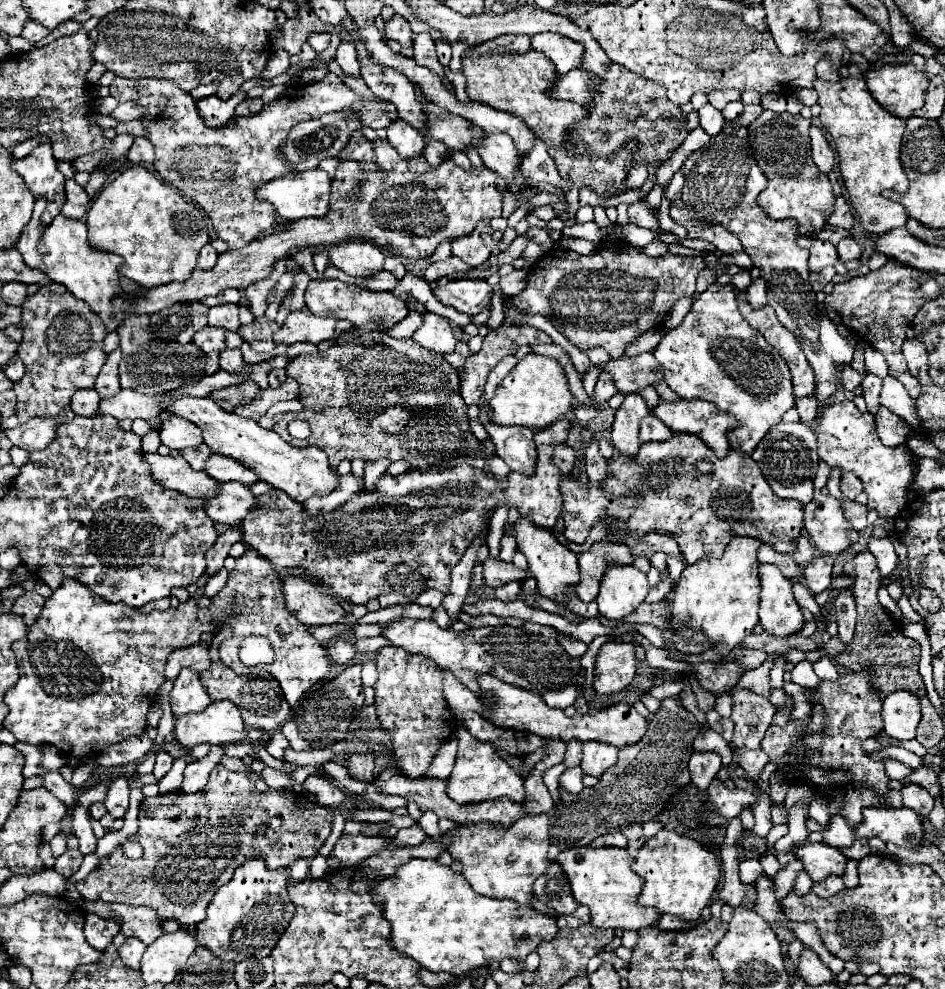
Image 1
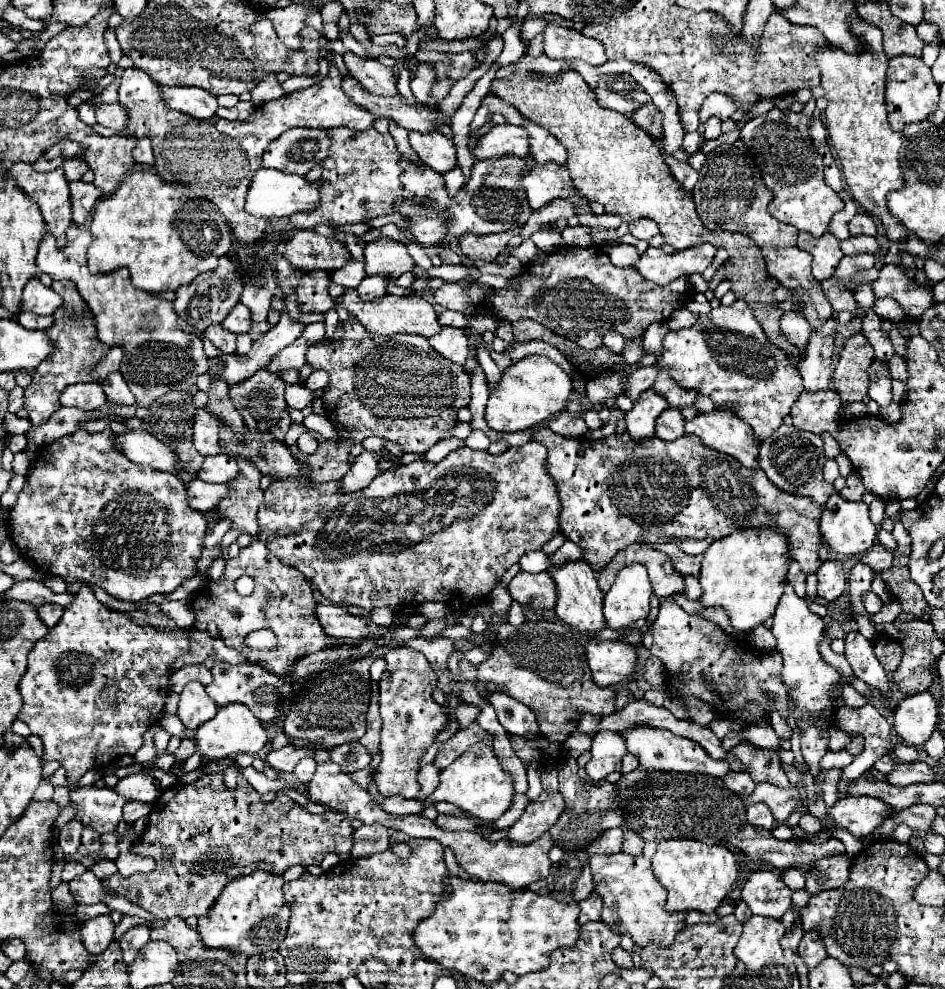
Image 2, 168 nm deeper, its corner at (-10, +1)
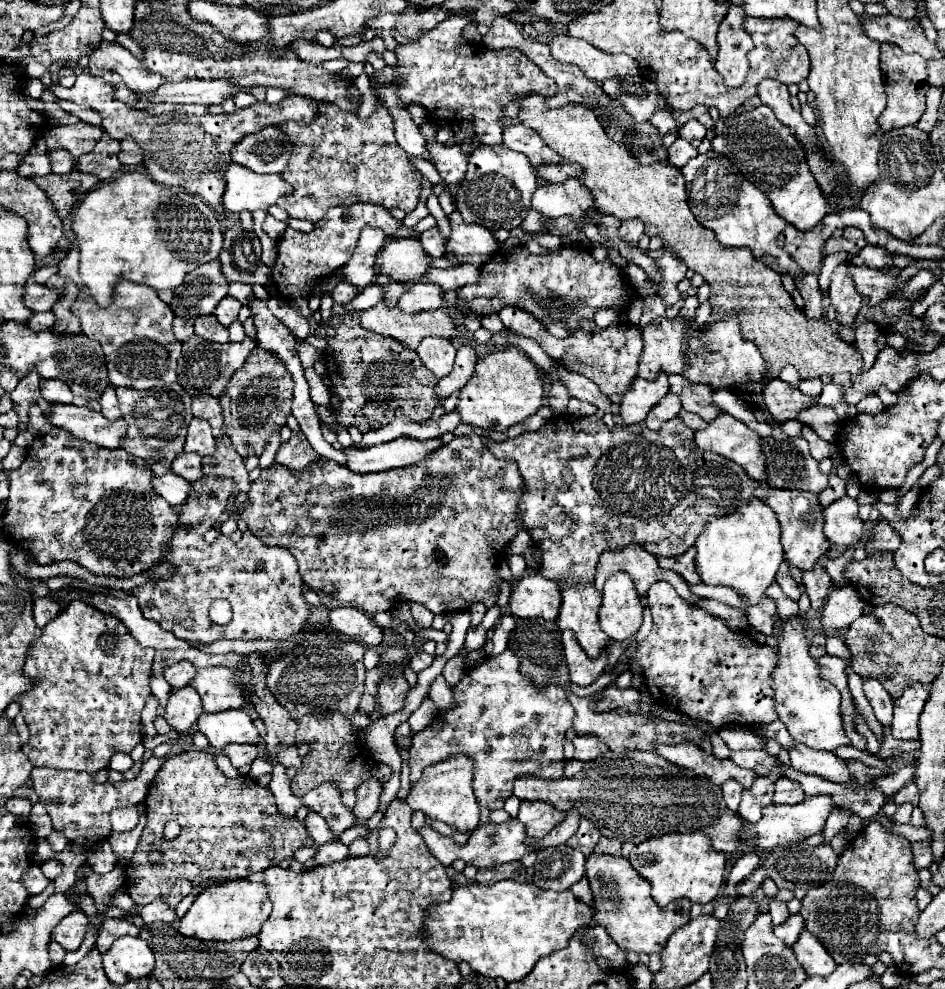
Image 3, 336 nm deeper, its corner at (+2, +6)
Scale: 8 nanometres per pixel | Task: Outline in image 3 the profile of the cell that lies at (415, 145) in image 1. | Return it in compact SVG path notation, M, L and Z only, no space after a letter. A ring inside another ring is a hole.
M434 140L434 142L428 142L428 150L430 150L432 164L436 164L446 184L456 184L464 180L468 154L464 154L460 146L444 146Z

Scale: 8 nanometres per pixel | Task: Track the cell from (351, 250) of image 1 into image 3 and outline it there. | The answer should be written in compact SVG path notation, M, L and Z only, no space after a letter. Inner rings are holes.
M418 238L392 240L378 260L376 272L386 274L400 284L414 284L422 280L430 268L428 254L424 252Z

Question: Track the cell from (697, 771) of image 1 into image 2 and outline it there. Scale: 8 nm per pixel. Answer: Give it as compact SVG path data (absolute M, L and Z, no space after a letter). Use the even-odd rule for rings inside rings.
M728 773L728 777L724 777L722 781L736 795L750 795L752 789L756 787L756 783L746 773Z

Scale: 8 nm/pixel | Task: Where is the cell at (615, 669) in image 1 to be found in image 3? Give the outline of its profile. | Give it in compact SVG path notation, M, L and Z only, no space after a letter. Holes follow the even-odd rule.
M564 630L562 632L562 644L564 644L570 682L574 682L578 686L592 684L602 674L602 670L606 666L606 652L600 654L600 658L590 660L586 656L586 652L580 648L580 644L578 644L578 640L576 640L572 630Z

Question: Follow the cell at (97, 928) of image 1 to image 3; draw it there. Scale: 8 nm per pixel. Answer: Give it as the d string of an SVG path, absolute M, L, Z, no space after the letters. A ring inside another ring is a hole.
M74 910L66 918L62 918L60 924L52 930L52 940L58 942L66 952L74 952L82 944L86 926L88 926L86 914L82 910Z

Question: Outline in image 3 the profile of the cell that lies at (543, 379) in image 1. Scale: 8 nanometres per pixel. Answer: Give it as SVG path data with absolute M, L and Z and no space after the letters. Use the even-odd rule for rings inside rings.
M506 346L496 352L478 358L474 366L474 376L460 390L456 412L464 424L486 428L492 432L506 432L514 424L524 422L532 416L544 402L544 382L530 358L516 346Z

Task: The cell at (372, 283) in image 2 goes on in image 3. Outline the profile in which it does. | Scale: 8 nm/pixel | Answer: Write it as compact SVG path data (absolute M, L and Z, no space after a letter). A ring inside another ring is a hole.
M342 280L336 288L334 288L334 292L332 292L332 300L334 300L334 304L340 304L340 306L346 306L356 294L354 294L354 288L356 286L352 286L348 280Z

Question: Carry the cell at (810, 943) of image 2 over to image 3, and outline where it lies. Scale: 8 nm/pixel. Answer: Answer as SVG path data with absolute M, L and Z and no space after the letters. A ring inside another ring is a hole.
M794 914L794 916L788 916L788 920L784 924L774 928L774 934L778 938L782 938L788 946L792 946L798 940L802 928L804 928L804 918L800 914Z

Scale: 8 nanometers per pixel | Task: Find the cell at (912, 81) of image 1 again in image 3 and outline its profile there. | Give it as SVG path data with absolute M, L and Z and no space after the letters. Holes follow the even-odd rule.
M882 44L882 54L880 54L880 68L884 76L884 88L886 88L886 108L878 116L878 124L884 132L900 126L912 126L920 120L926 102L926 90L928 90L928 68L926 60L920 54L906 54L902 48L896 48L896 44Z

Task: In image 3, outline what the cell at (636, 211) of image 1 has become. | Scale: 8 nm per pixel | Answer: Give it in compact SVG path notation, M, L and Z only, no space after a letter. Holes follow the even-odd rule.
M626 220L624 224L620 224L618 234L620 234L620 238L624 242L636 246L638 240L640 240L640 236L644 234L644 224L640 224L640 220Z

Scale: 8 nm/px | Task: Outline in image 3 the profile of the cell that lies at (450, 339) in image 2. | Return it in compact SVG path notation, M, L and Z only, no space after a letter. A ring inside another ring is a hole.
M424 338L420 348L416 348L422 364L436 376L436 380L448 376L452 372L456 348L446 338Z

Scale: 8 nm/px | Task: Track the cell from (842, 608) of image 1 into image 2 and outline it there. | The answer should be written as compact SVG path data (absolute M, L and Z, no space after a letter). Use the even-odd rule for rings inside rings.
M858 631L846 633L844 641L846 641L846 659L852 667L852 673L864 683L876 687L880 693L888 695L888 677L880 661L872 653L872 643Z

